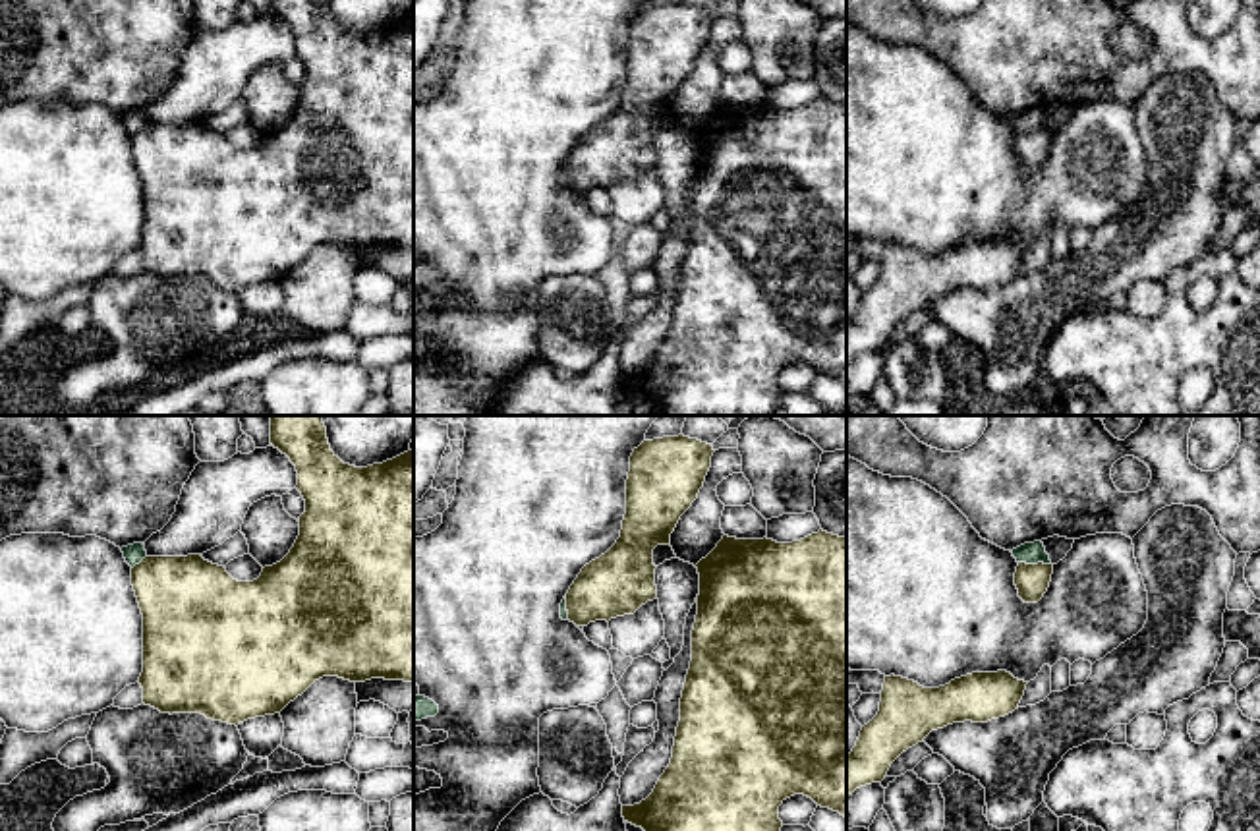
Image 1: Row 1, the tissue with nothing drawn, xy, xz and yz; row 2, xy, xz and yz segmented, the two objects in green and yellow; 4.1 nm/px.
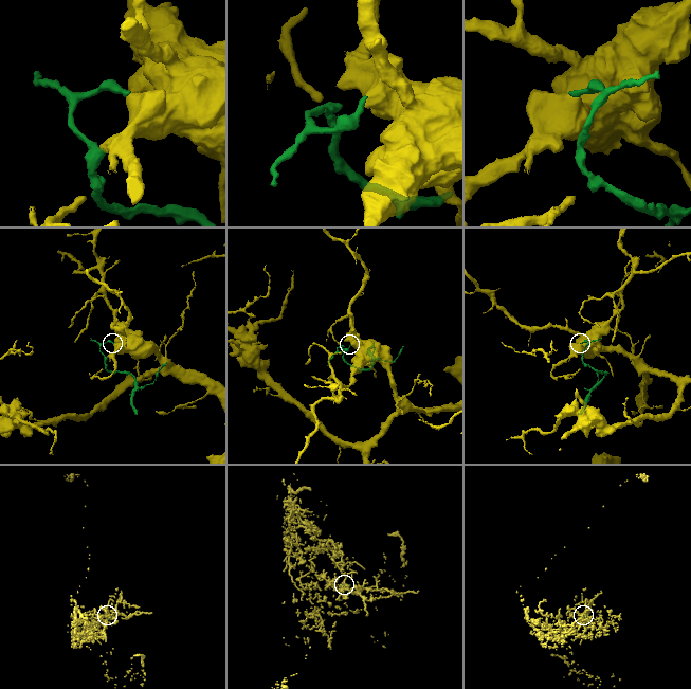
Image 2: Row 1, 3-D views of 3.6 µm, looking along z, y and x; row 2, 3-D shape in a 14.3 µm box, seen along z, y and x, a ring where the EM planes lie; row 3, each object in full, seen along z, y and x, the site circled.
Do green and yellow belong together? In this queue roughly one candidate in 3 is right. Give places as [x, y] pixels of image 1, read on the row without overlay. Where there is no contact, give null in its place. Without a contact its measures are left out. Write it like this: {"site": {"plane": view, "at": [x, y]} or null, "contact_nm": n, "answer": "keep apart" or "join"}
{"site": {"plane": "yz", "at": [1034, 130]}, "contact_nm": 140, "answer": "keep apart"}

